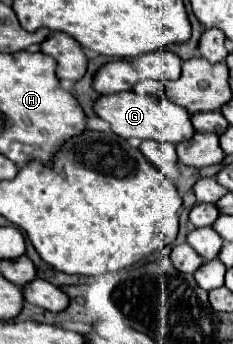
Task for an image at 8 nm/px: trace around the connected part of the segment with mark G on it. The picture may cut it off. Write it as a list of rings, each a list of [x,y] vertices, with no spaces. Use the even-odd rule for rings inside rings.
[[[118,92],[110,96],[100,96],[98,102],[94,104],[94,110],[102,120],[110,124],[112,132],[122,138],[140,138],[140,140],[158,140],[158,142],[178,144],[178,142],[190,140],[196,134],[186,108],[166,98],[162,98],[162,104],[158,104],[152,98],[138,96],[134,92]]]

